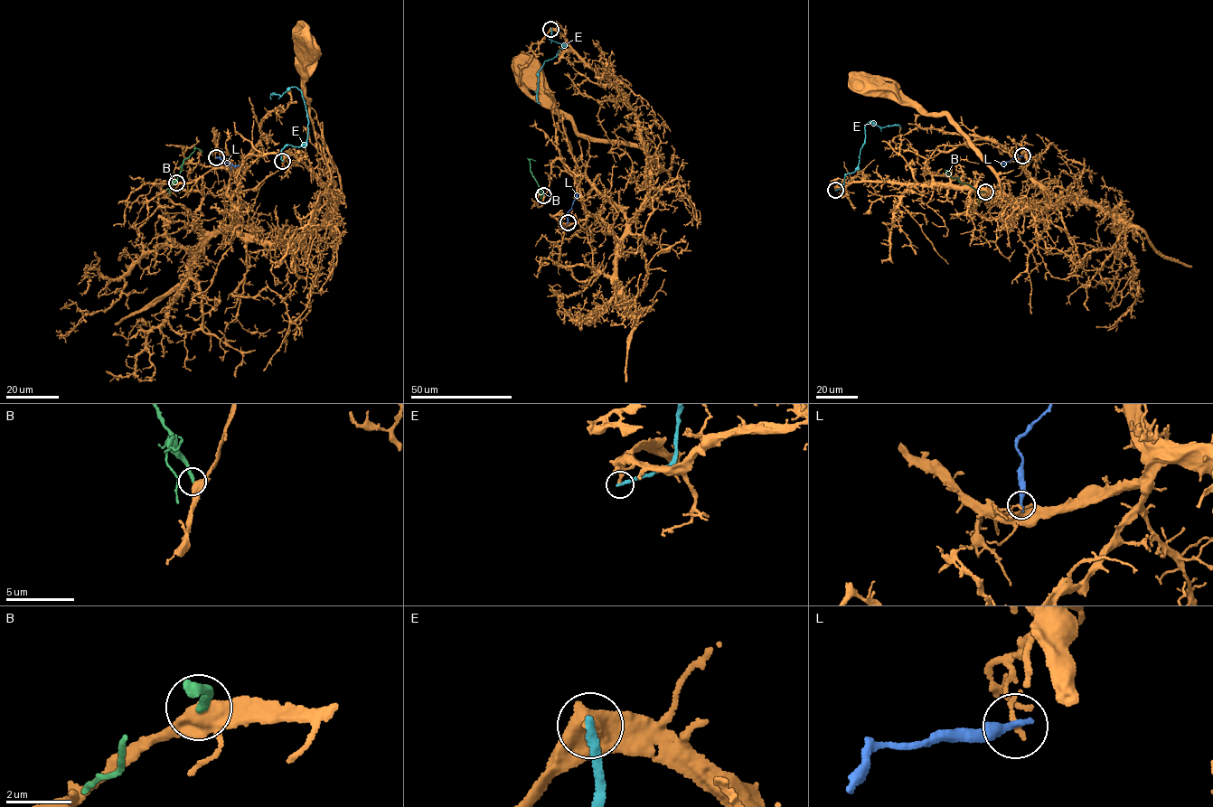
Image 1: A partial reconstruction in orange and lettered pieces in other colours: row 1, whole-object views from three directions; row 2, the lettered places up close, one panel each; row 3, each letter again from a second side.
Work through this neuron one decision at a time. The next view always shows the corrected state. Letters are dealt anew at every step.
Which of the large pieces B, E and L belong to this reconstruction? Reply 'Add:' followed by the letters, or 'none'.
Add: none

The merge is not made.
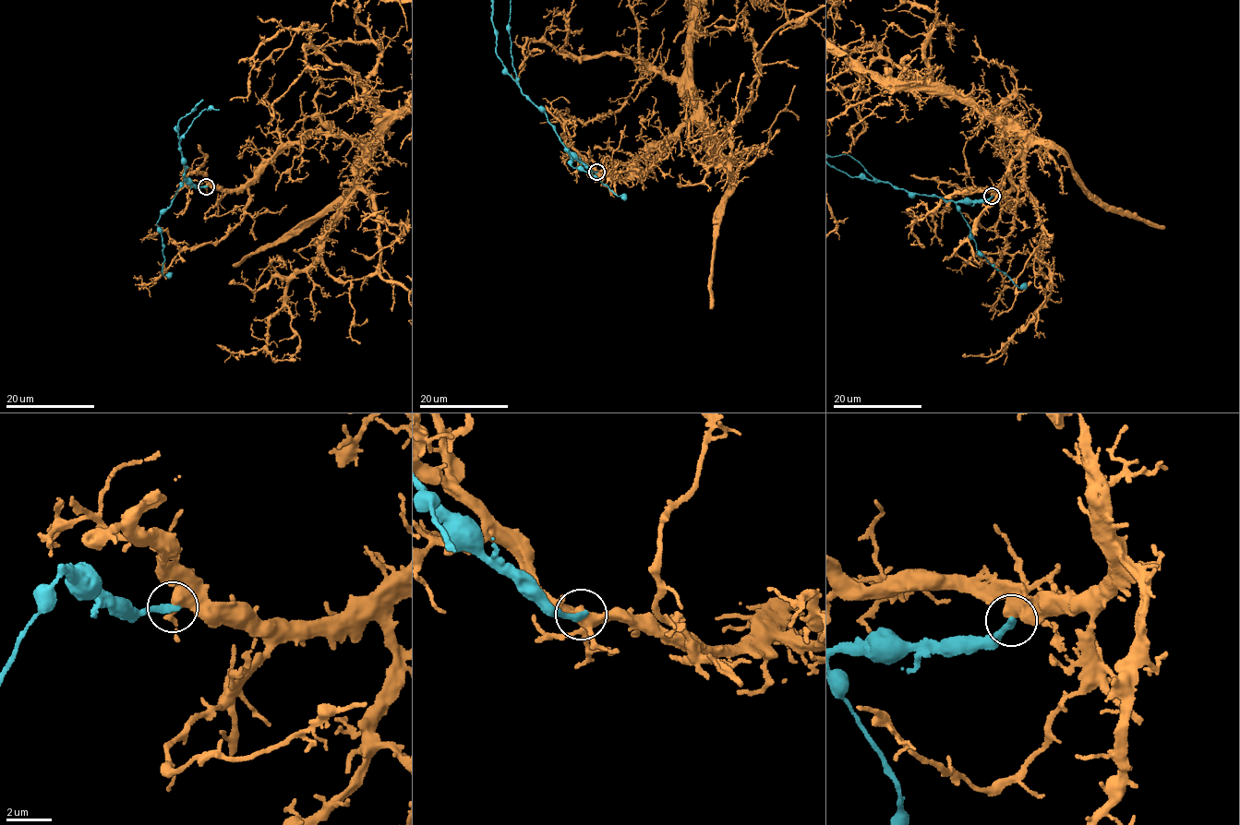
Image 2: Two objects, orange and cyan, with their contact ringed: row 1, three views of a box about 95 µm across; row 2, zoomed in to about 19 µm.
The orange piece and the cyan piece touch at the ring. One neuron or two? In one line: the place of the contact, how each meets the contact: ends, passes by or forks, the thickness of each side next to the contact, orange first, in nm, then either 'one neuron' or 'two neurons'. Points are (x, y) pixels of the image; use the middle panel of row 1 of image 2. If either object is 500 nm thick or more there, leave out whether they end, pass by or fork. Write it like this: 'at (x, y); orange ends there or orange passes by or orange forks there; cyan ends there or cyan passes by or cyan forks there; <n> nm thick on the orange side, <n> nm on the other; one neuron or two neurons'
at (596, 172); orange passes by; cyan ends there; 440 nm thick on the orange side, 340 nm on the other; two neurons

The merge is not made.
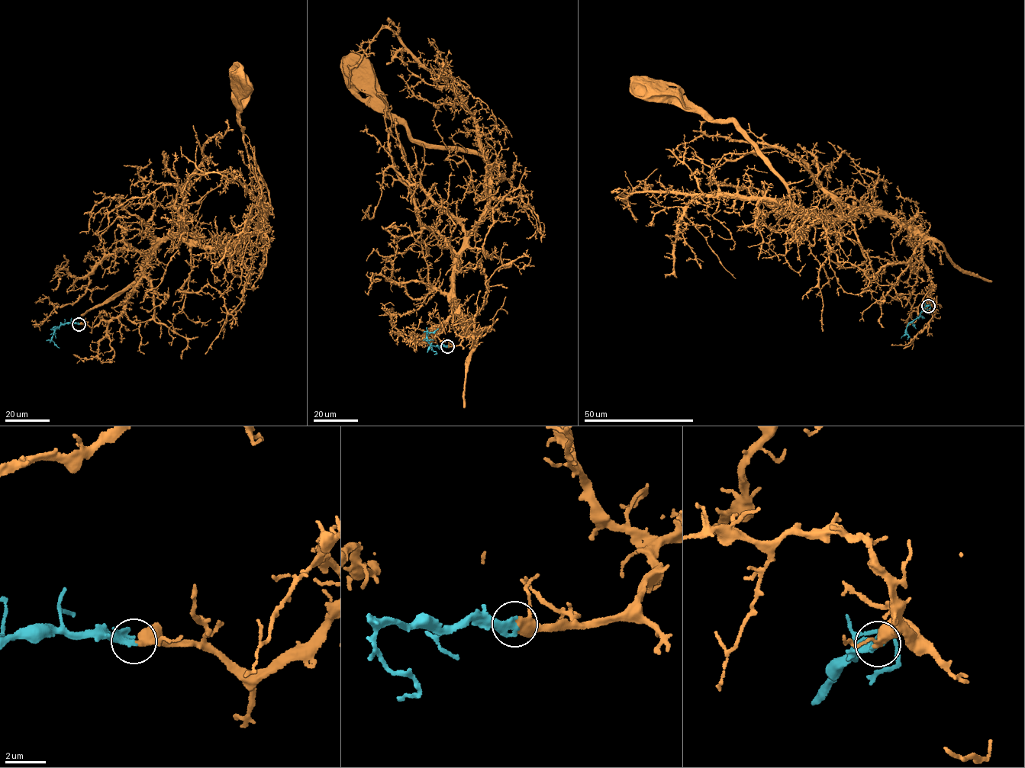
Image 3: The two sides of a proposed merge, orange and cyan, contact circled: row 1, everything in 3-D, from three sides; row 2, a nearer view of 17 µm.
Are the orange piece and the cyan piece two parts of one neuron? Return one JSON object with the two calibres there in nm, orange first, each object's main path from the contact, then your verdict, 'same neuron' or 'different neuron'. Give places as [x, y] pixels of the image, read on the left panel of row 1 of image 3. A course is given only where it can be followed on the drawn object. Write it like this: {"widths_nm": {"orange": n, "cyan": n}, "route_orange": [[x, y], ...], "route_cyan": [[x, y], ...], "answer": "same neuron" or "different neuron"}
{"widths_nm": {"orange": 320, "cyan": 360}, "route_orange": [[78, 324], [119, 314], [161, 242], [178, 236], [226, 244], [265, 222], [267, 190], [239, 120], [242, 84]], "route_cyan": [[78, 324], [67, 322], [56, 328], [52, 339], [59, 348]], "answer": "same neuron"}

